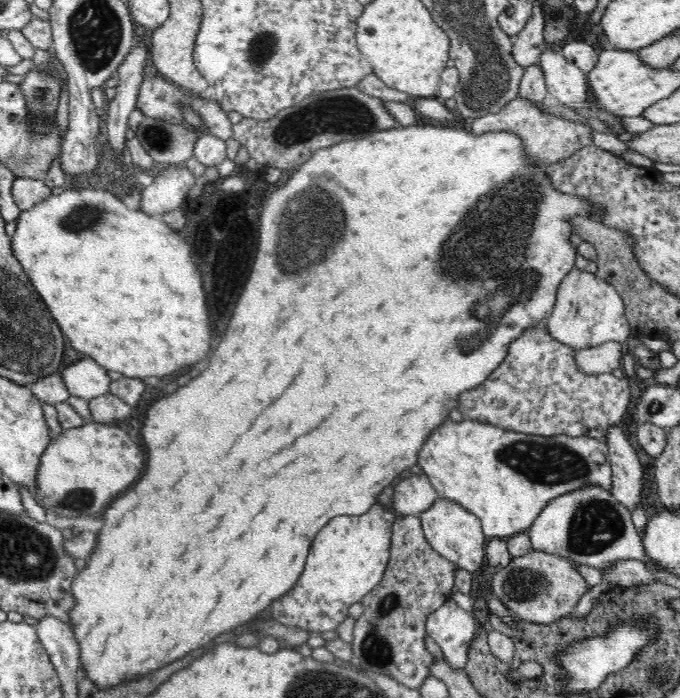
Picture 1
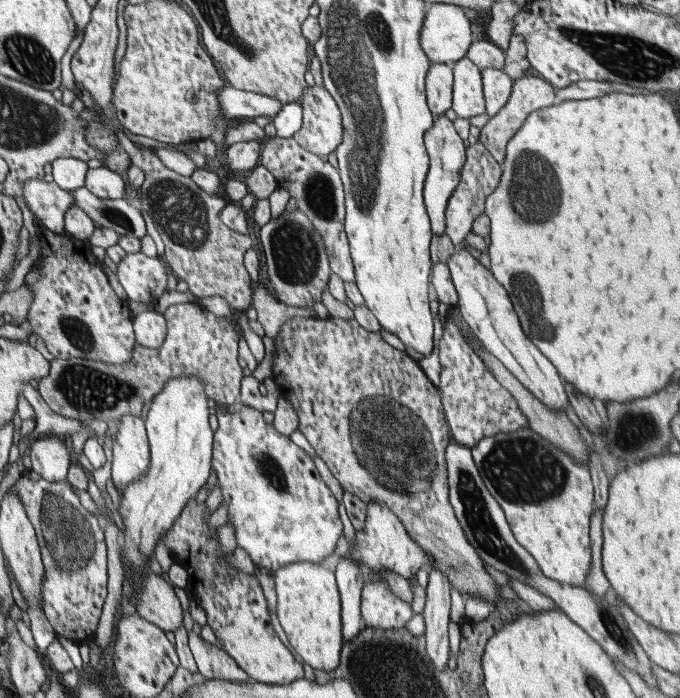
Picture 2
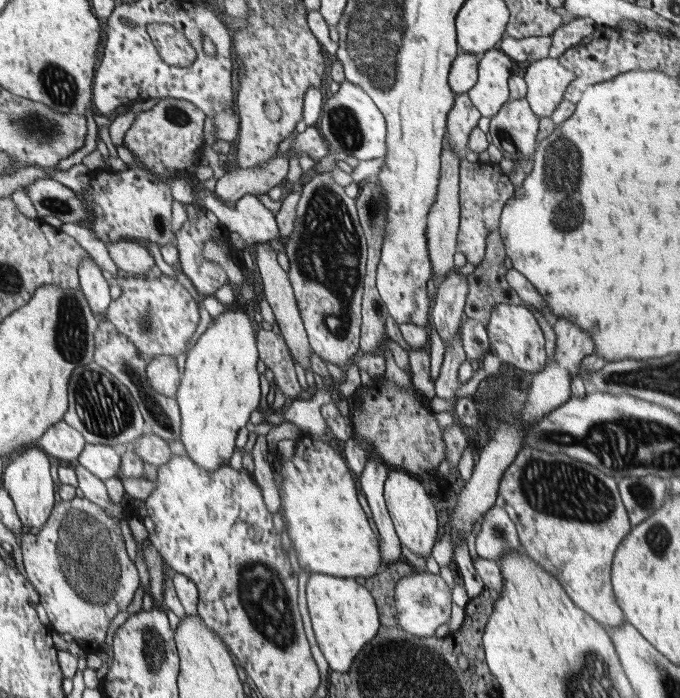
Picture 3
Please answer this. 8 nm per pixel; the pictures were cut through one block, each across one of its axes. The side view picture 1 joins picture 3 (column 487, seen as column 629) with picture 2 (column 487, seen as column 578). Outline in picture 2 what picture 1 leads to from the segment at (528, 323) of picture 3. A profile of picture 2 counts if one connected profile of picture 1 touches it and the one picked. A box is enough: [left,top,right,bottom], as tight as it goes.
[446,245,569,411]

